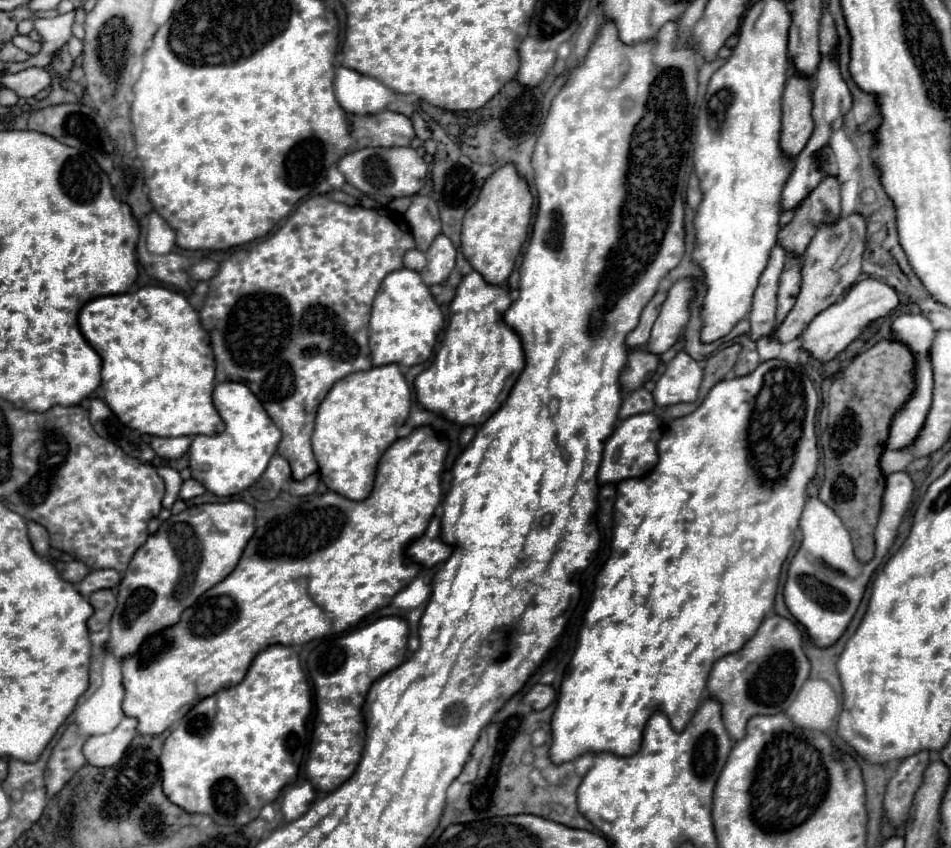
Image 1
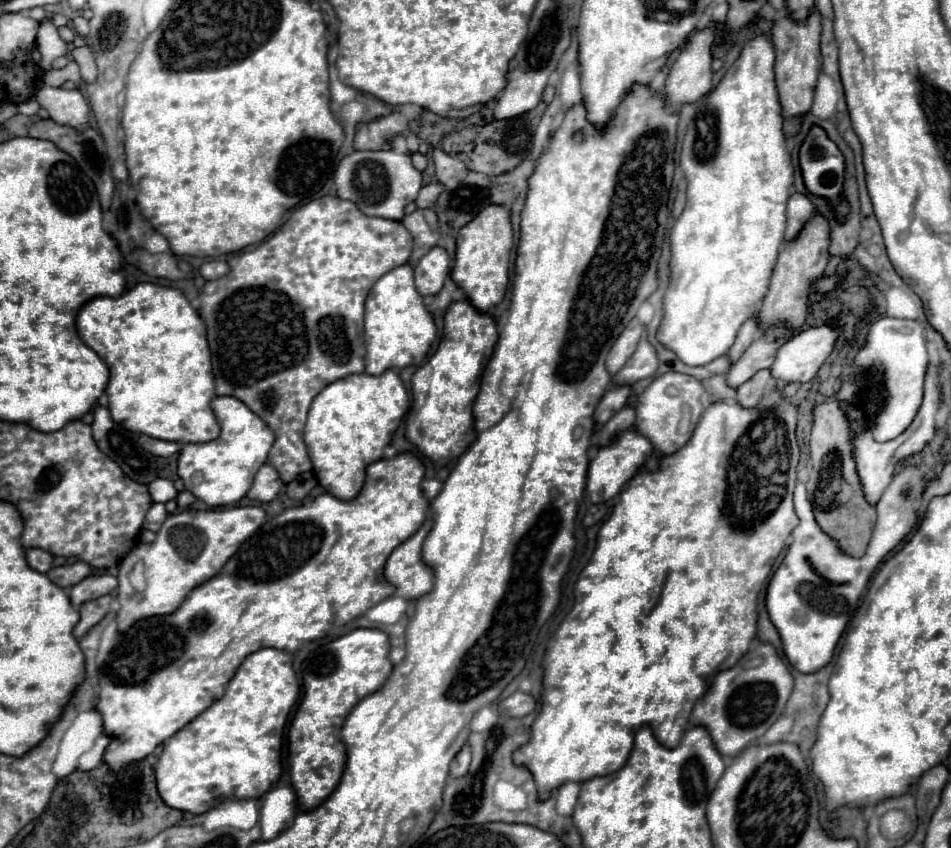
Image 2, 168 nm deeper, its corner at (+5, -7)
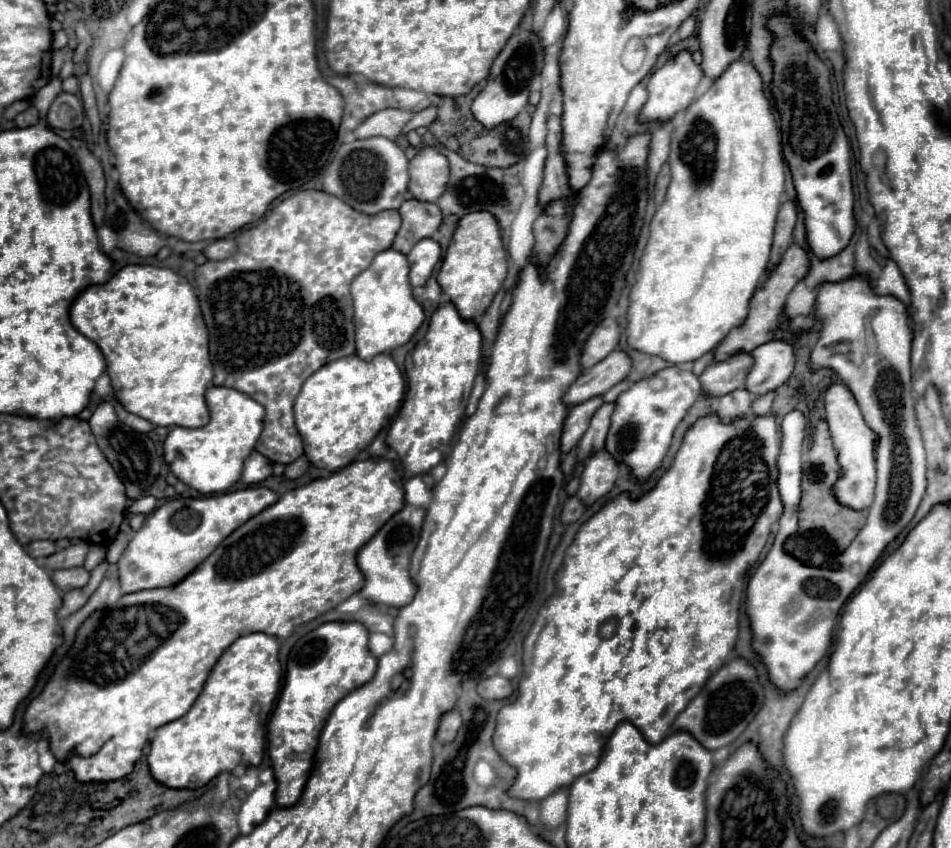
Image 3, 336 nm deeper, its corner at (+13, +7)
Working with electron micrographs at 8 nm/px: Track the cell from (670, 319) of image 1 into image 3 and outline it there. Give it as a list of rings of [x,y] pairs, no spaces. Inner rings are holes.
[[[614,350],[602,362],[598,362],[590,370],[582,372],[574,380],[570,390],[564,394],[562,402],[566,402],[572,408],[594,396],[602,396],[614,384],[622,382],[626,378],[628,370],[630,370],[630,358],[622,350]]]

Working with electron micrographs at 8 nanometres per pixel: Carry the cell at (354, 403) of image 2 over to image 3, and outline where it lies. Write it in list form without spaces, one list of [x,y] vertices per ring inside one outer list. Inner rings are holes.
[[[352,354],[316,370],[294,400],[296,428],[304,440],[308,460],[328,472],[348,466],[400,410],[404,386],[402,372],[390,354],[378,354],[368,362]]]

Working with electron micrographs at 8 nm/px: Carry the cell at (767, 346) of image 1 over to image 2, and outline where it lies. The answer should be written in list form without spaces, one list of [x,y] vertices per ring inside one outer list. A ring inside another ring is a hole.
[[[762,370],[762,372],[756,372],[746,384],[742,384],[738,388],[738,396],[736,400],[744,406],[744,408],[754,408],[760,400],[760,396],[766,392],[766,388],[770,386],[772,382],[772,376],[770,376],[770,370]]]

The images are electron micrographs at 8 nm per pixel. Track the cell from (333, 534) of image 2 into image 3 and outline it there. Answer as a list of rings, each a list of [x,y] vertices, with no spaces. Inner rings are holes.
[[[368,458],[362,462],[350,464],[338,472],[334,472],[328,478],[318,478],[306,486],[294,488],[294,490],[286,492],[284,496],[280,496],[280,500],[276,504],[272,504],[270,508],[266,508],[264,512],[260,512],[258,516],[254,516],[246,524],[242,524],[238,530],[234,530],[192,574],[188,574],[182,582],[178,582],[178,586],[122,594],[116,604],[106,606],[106,608],[98,608],[78,628],[74,644],[70,646],[66,656],[56,664],[44,690],[36,698],[32,698],[32,702],[28,704],[28,708],[24,712],[24,728],[22,728],[24,734],[44,736],[48,740],[48,746],[50,746],[54,758],[58,762],[64,762],[66,768],[74,772],[78,782],[110,782],[110,780],[120,780],[120,778],[128,776],[132,772],[136,760],[140,758],[144,744],[148,742],[148,734],[152,730],[172,722],[172,720],[178,720],[180,716],[184,716],[190,710],[190,706],[198,698],[212,666],[216,664],[220,654],[236,638],[240,638],[244,634],[252,634],[252,632],[264,632],[264,634],[276,636],[276,638],[288,638],[296,626],[310,622],[316,616],[336,608],[336,604],[348,600],[352,594],[356,594],[364,586],[364,576],[356,566],[356,552],[386,524],[386,520],[390,516],[394,516],[404,506],[404,482],[400,482],[400,480],[402,480],[402,476],[396,470],[394,462],[388,462],[388,460],[380,460],[374,464]]]

